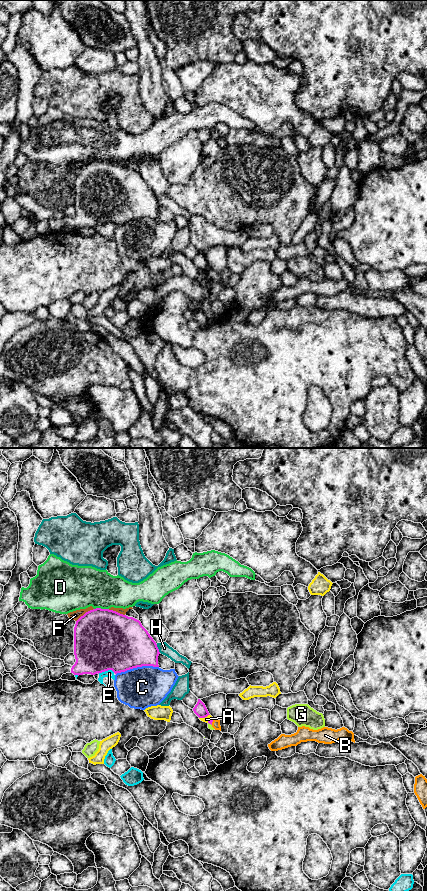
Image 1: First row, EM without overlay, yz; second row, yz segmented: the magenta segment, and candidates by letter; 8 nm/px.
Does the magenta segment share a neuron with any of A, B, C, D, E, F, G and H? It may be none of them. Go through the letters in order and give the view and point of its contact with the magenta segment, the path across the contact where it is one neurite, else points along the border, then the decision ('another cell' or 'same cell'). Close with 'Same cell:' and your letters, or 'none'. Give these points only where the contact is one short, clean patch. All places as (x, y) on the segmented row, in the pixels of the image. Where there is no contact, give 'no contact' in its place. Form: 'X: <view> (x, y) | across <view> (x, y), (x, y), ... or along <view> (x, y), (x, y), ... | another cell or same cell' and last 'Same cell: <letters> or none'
A: yz (204, 717) | along yz (209, 714), (199, 718) | another cell
B: yz (212, 721) | across yz (210, 721), (212, 721), (216, 723) | same cell
C: yz (137, 666) | another cell
D: yz (100, 608) | another cell
E: yz (106, 670) | another cell
F: yz (85, 613) | another cell
G: yz (210, 723) | another cell
H: yz (157, 648) | another cell
Same cell: B

